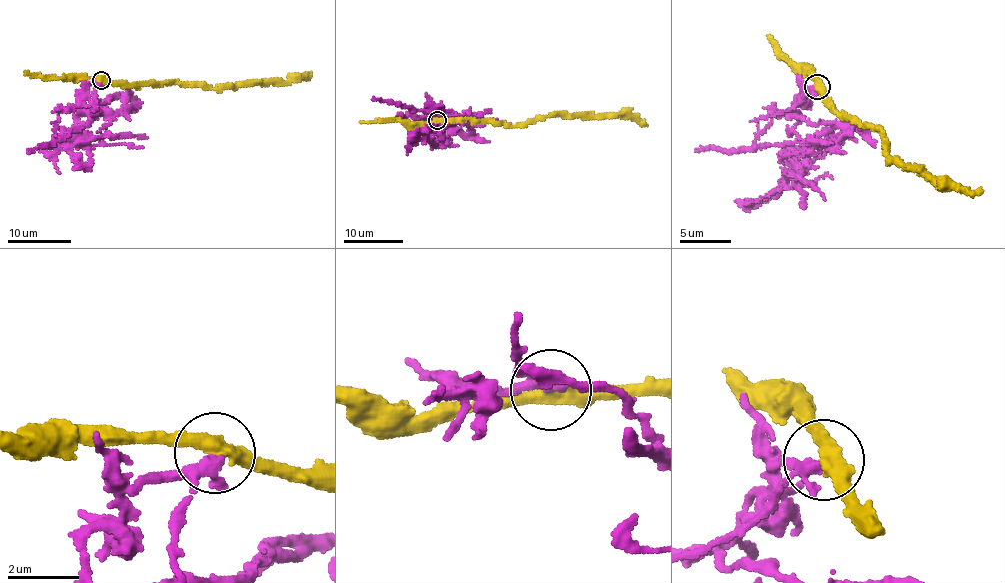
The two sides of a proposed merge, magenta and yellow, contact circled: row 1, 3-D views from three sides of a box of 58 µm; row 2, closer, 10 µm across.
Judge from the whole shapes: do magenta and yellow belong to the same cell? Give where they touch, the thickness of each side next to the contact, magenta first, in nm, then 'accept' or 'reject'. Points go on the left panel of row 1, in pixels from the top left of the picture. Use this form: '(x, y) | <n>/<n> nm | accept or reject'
(101, 80) | 280/400 nm | reject

